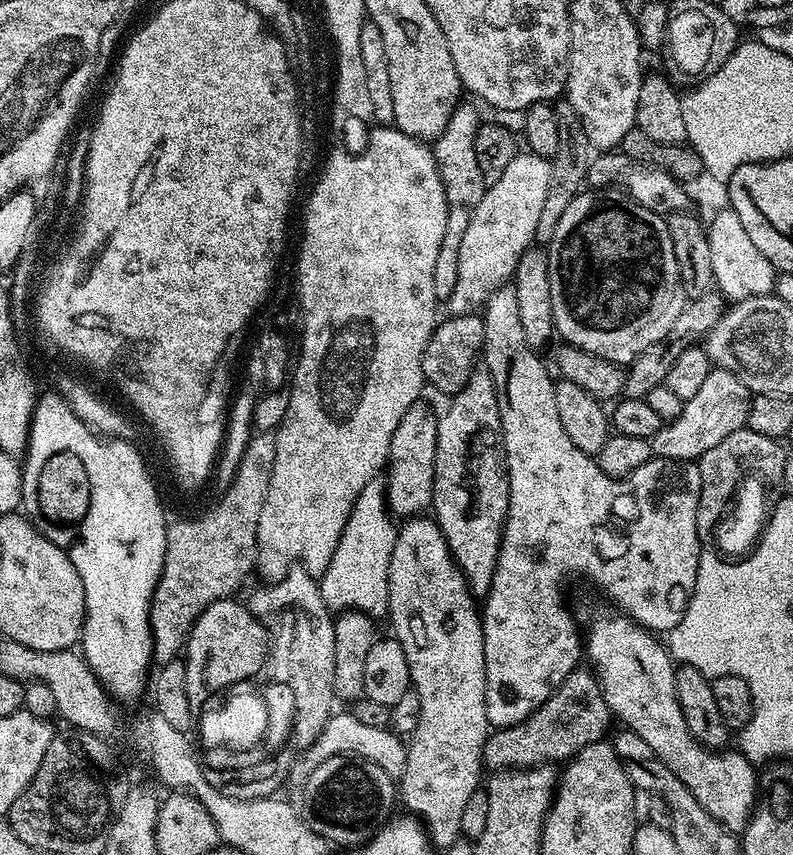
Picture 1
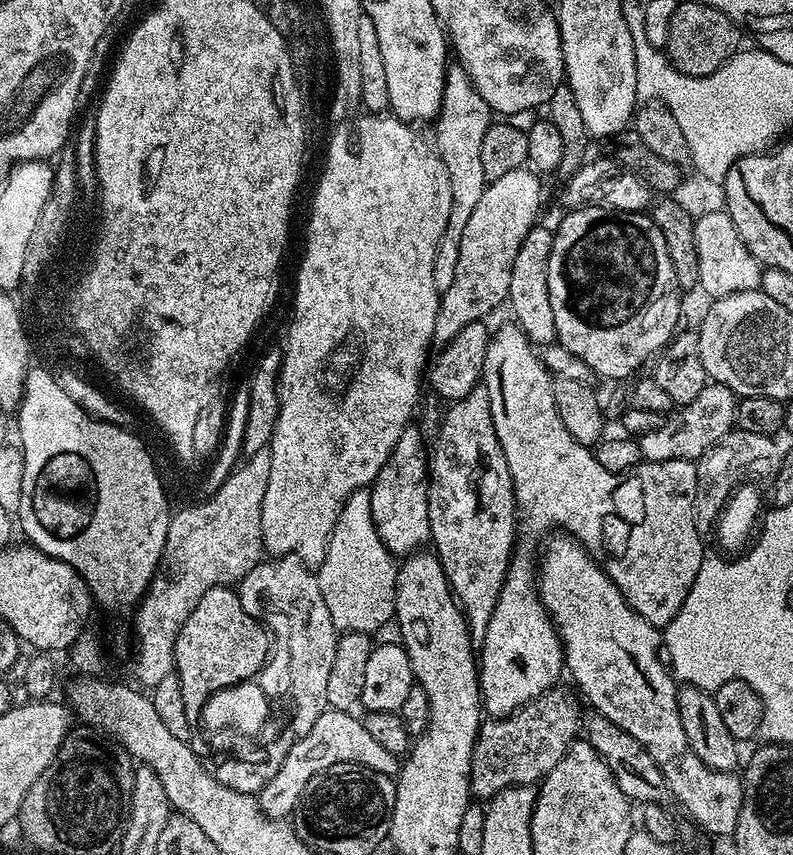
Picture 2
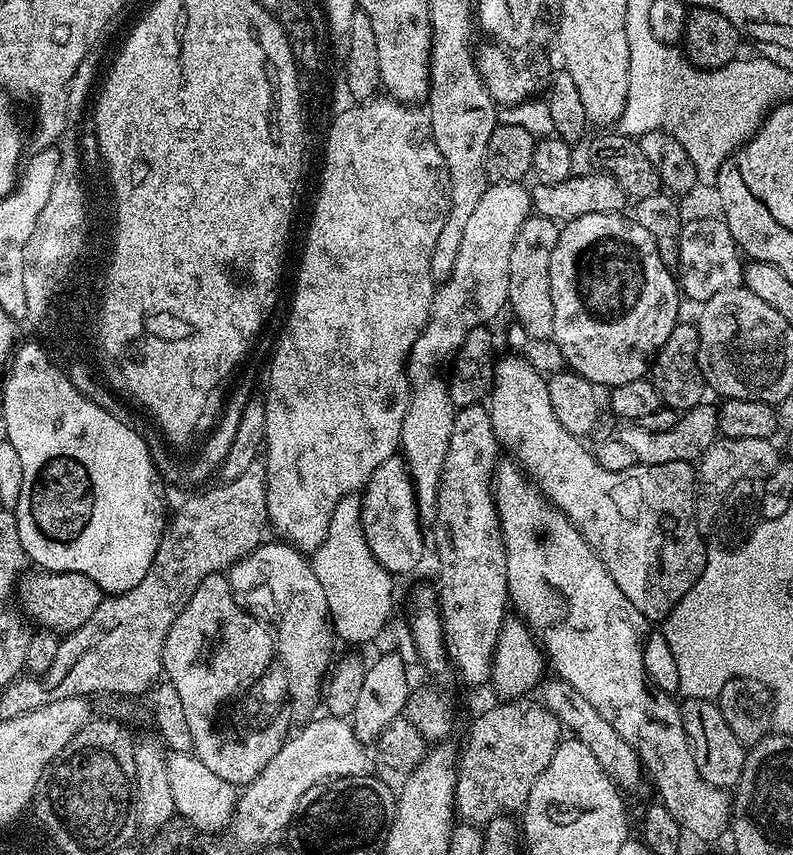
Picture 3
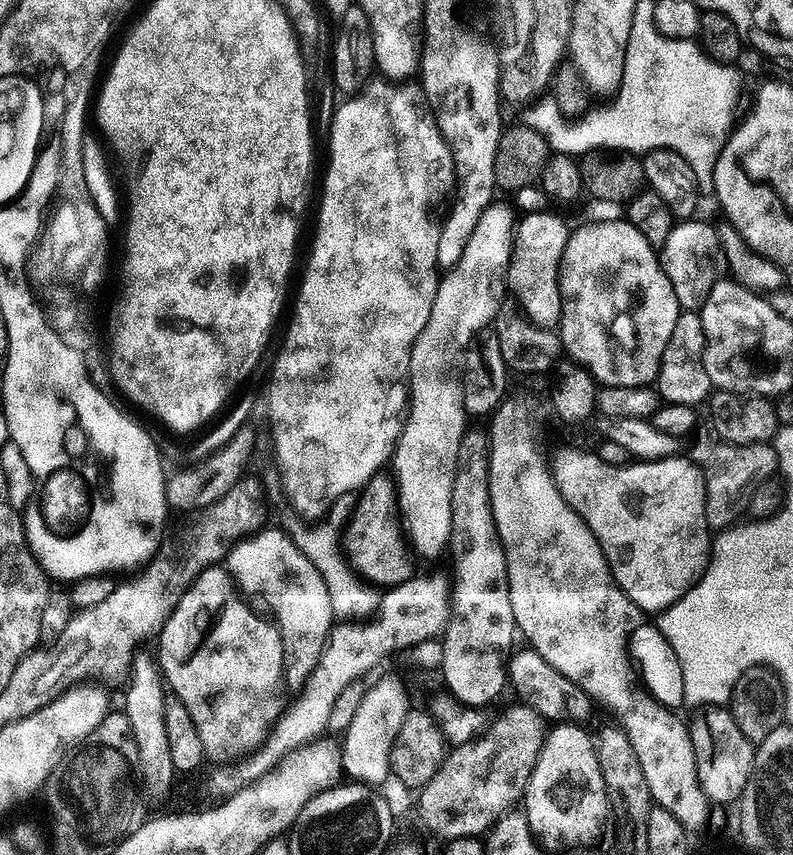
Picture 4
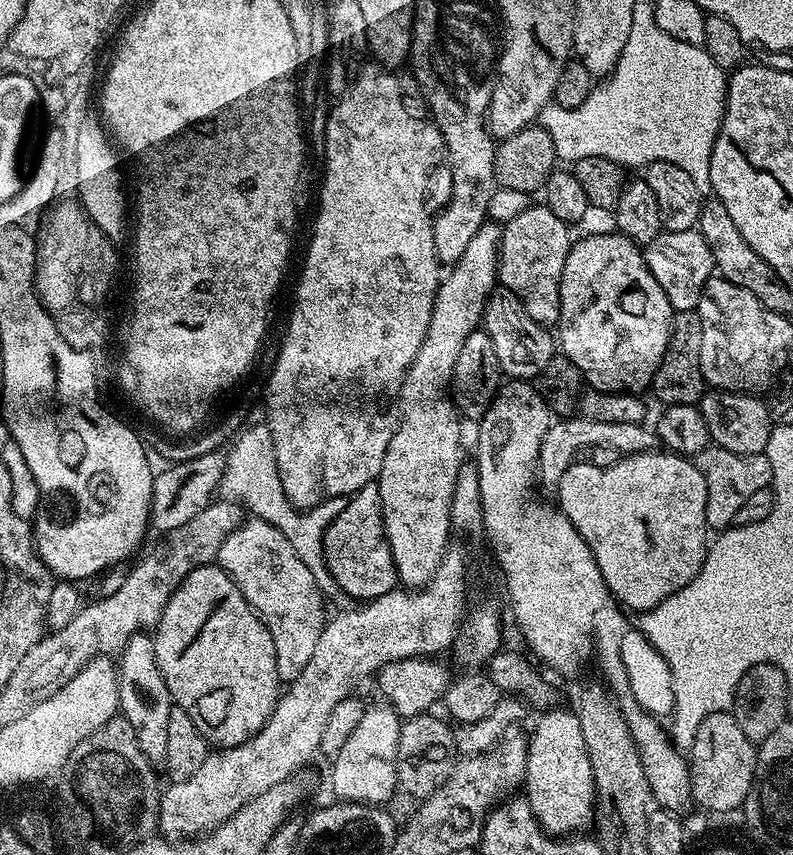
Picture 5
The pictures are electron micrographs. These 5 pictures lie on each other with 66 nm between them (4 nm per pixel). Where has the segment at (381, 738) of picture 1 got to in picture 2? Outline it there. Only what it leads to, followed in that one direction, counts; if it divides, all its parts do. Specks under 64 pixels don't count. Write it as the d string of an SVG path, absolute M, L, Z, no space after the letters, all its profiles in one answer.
M329 710L322 714L322 718L318 718L318 722L314 722L314 730L310 730L310 734L293 739L292 745L283 753L278 774L274 774L274 778L270 778L270 782L260 789L258 799L265 812L276 818L284 818L300 803L307 783L319 772L335 764L364 765L392 778L399 773L401 763L399 755L386 750L363 728L362 719L350 712Z

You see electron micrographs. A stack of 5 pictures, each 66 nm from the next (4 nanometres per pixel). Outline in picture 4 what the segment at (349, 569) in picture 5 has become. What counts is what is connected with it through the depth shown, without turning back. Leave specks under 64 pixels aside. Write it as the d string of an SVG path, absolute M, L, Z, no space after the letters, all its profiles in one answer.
M376 473L368 480L366 487L361 489L344 536L353 552L350 554L351 565L369 583L389 588L408 581L415 575L416 569L410 560L412 556L399 513L395 479L389 473Z

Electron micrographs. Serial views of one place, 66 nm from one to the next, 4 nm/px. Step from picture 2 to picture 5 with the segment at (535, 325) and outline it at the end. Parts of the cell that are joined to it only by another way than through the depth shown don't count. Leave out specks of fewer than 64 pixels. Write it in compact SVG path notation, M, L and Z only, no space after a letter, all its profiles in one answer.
M546 206L524 208L502 228L499 283L505 284L503 287L520 299L534 322L545 326L555 325L560 318L560 279L570 247L568 232L569 225Z

